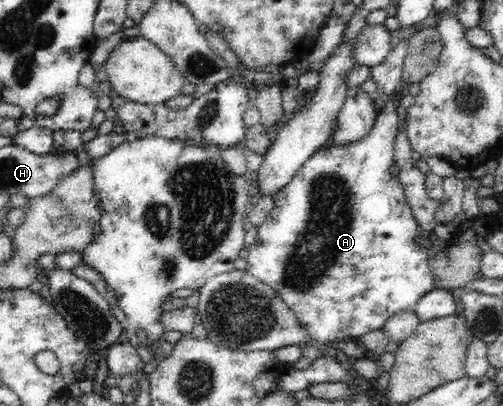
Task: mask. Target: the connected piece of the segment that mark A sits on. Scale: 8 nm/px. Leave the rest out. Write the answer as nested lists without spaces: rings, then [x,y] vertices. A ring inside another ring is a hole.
[[[395,90],[391,96],[386,98],[372,128],[365,136],[350,141],[349,144],[331,145],[324,150],[318,149],[317,152],[313,153],[313,156],[309,156],[305,160],[305,164],[302,164],[301,168],[297,170],[295,176],[277,192],[273,212],[258,227],[257,240],[253,246],[248,248],[246,272],[267,284],[280,295],[284,303],[299,317],[300,324],[303,324],[304,328],[307,329],[309,337],[313,338],[313,345],[323,345],[347,339],[358,340],[367,333],[383,329],[390,316],[406,309],[414,310],[418,300],[436,288],[429,265],[429,251],[416,243],[415,238],[418,236],[419,224],[413,218],[403,185],[394,171],[395,136],[402,128],[402,108],[399,105],[402,96],[403,94],[401,95],[399,91]]]

